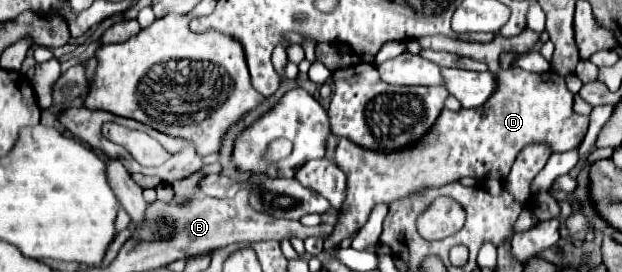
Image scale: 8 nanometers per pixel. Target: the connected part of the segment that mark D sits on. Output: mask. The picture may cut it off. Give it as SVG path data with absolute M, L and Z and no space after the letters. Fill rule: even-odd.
M427 36L421 40L423 48L447 50L487 62L489 70L499 76L499 92L495 92L495 96L491 96L491 100L487 100L483 108L441 112L439 124L435 124L431 136L425 136L425 144L419 144L419 148L409 148L407 152L399 152L399 156L365 152L357 144L341 138L335 148L335 162L339 164L339 168L343 168L343 172L347 172L347 212L341 212L335 226L335 236L325 240L325 251L331 250L343 238L353 236L365 224L377 204L391 204L421 188L445 186L465 176L479 180L489 176L505 178L517 154L535 140L547 142L553 153L567 152L581 144L585 134L585 116L573 110L575 96L567 90L565 78L553 70L533 74L521 68L499 68L497 44L501 44L501 40L505 38L497 36L489 44L443 40L443 36Z

